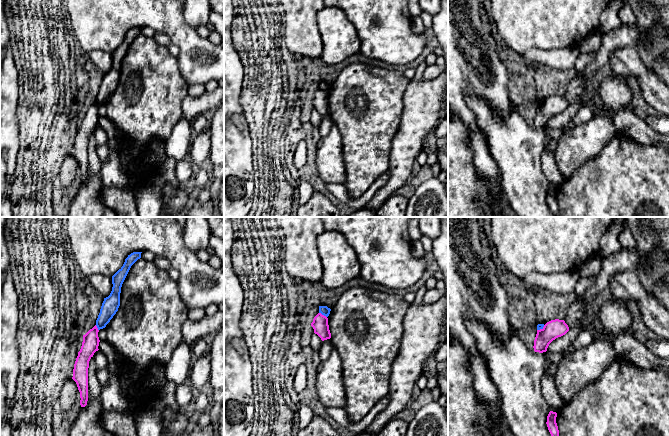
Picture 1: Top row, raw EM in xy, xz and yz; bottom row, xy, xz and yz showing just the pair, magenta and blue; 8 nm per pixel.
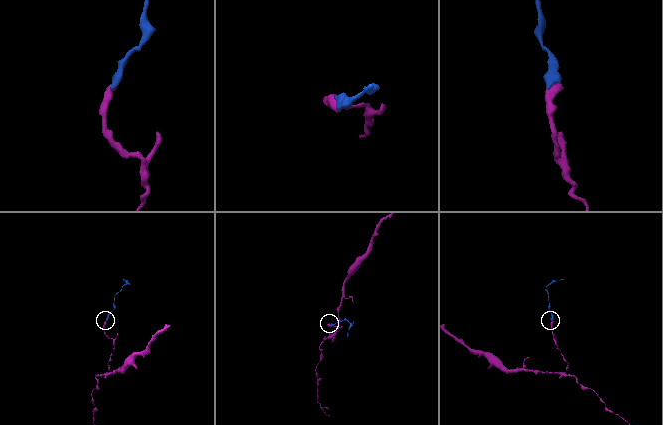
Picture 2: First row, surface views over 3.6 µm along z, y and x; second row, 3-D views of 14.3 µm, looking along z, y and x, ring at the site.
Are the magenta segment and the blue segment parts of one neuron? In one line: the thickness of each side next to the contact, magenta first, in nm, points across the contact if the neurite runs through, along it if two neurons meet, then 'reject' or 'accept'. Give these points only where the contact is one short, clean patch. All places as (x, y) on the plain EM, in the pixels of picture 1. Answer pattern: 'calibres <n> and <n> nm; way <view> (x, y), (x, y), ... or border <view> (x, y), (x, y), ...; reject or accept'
calibres 130 and 80 nm; border xz (319, 88), (326, 93); reject

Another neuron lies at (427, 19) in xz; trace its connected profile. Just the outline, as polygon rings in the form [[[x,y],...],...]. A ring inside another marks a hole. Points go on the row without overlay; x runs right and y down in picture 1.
[[[422,12],[420,17],[421,17],[422,21],[423,21],[425,29],[432,27],[432,25],[433,25],[433,16],[432,15],[430,15],[427,12]]]

